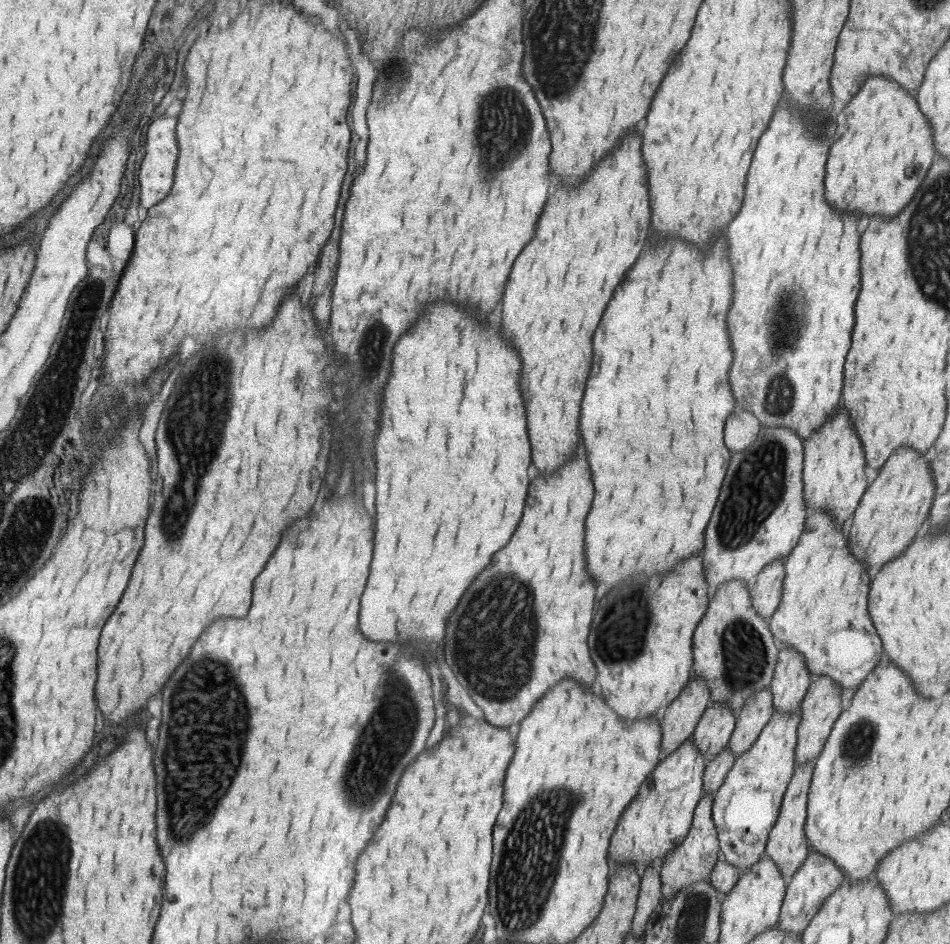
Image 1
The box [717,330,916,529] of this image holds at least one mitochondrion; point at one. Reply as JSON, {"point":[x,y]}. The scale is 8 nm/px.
{"point":[778,398]}

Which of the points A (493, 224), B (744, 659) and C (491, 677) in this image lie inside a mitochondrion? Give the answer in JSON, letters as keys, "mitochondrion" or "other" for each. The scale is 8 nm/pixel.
{"A":"other","B":"mitochondrion","C":"mitochondrion"}

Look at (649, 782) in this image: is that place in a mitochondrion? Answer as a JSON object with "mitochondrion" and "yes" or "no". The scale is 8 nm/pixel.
{"mitochondrion":"no"}

